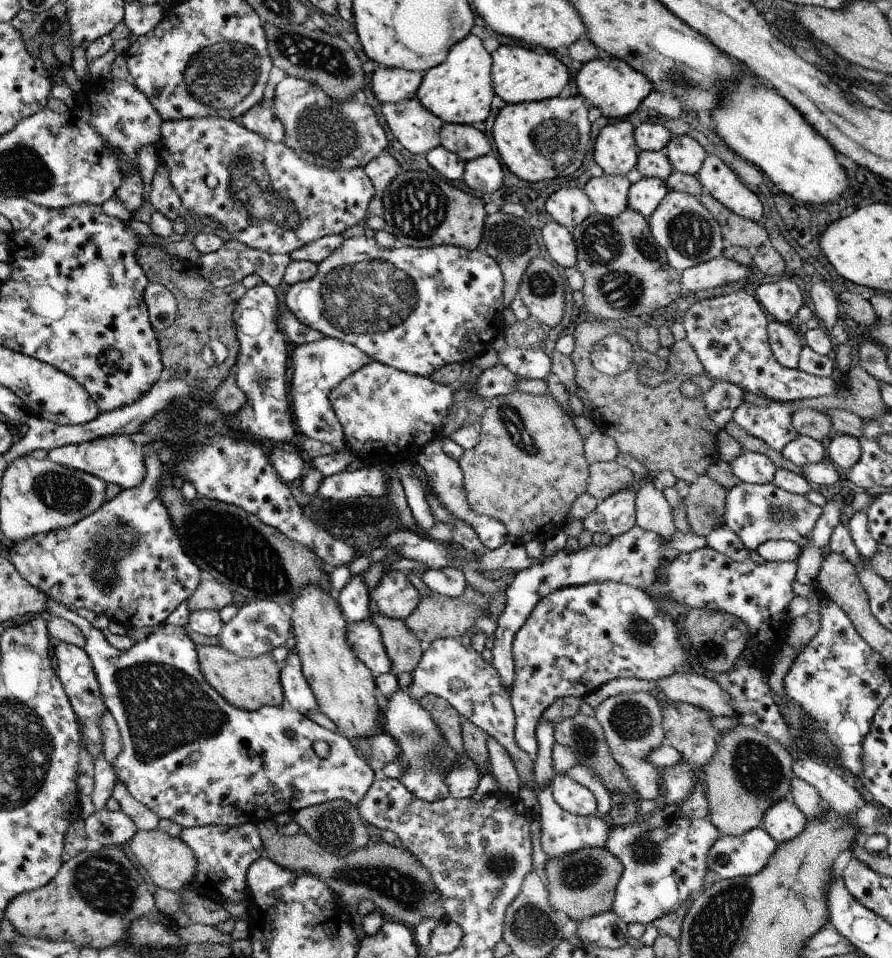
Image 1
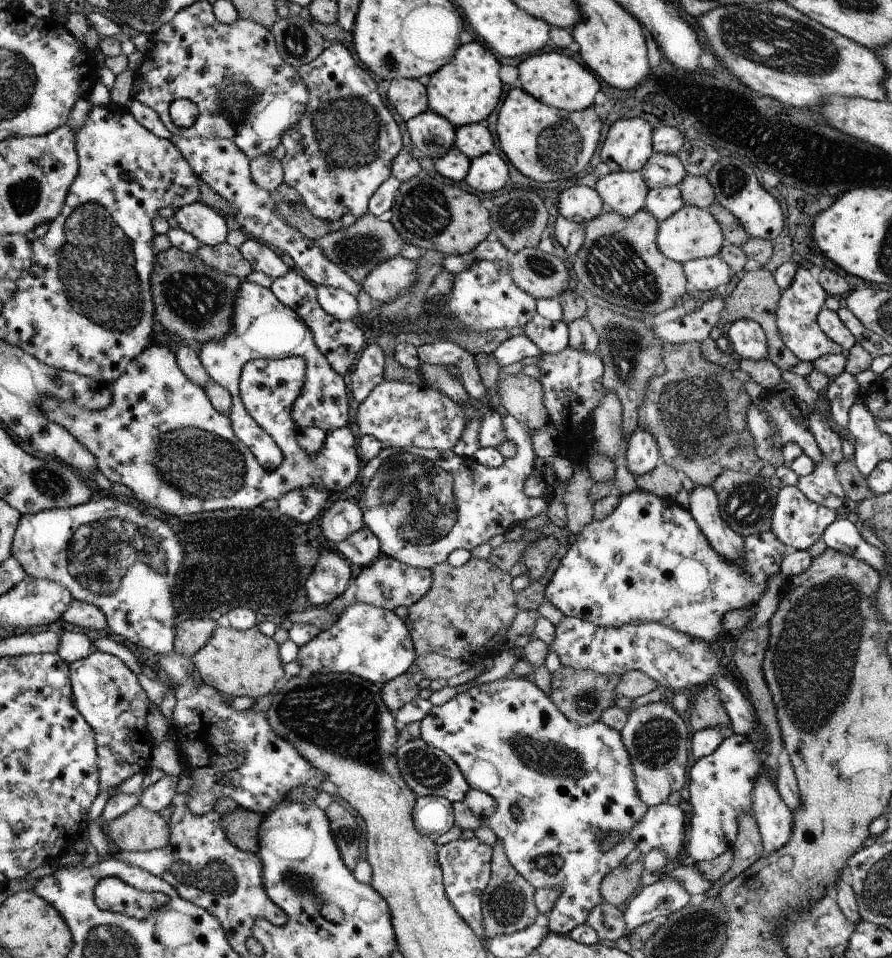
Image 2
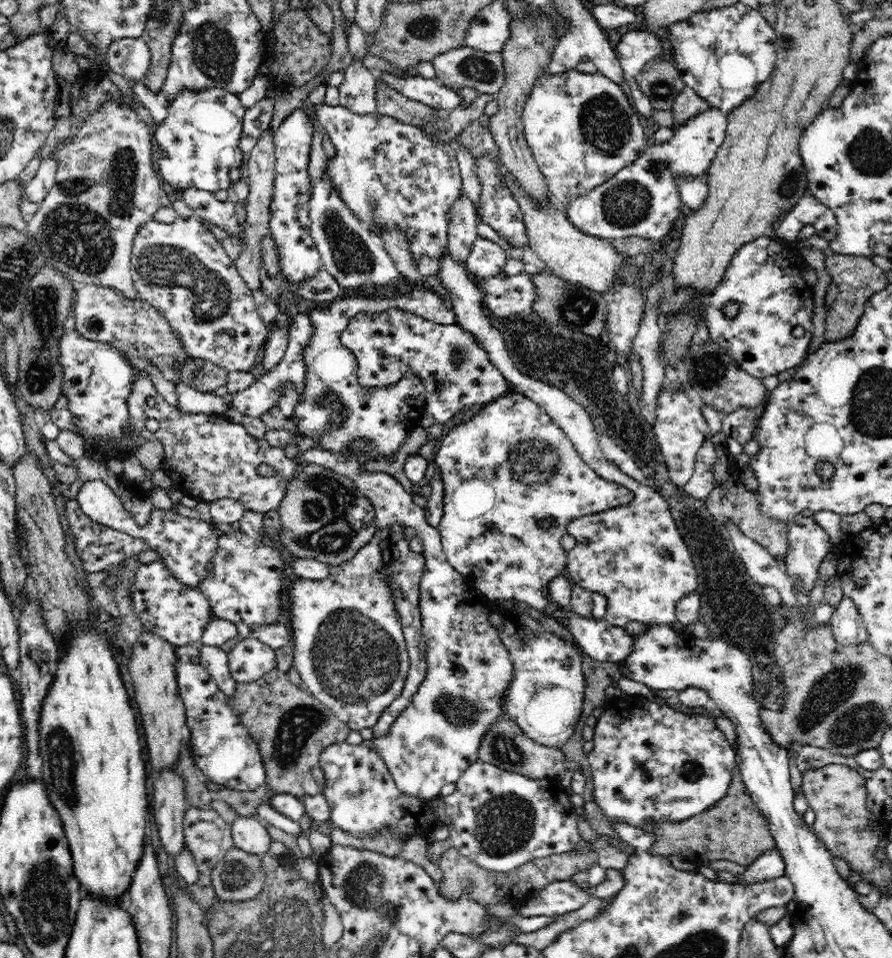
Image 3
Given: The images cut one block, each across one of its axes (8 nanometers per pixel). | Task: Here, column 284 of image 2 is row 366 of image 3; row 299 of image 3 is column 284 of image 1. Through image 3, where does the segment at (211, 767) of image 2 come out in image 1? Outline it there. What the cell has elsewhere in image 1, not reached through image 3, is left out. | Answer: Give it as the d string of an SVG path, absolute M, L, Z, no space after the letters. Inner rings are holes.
M46 596L46 598L48 598L47 614L50 614L51 617L61 617L68 620L74 626L80 628L80 631L85 636L86 647L83 650L88 652L88 656L93 662L93 670L97 674L106 708L115 719L121 737L121 752L111 764L117 780L124 784L127 792L135 800L138 800L143 806L154 812L160 819L170 820L178 824L182 829L211 824L240 827L250 822L257 826L262 822L273 821L279 813L288 814L293 818L300 810L337 799L354 802L354 805L357 805L362 802L373 785L376 779L376 771L358 754L345 736L327 730L292 708L284 710L281 707L266 706L256 711L246 711L241 710L240 707L234 707L226 698L218 694L205 680L204 672L201 670L200 656L196 652L195 644L187 634L186 627L163 624L156 632L152 632L147 639L134 643L128 651L120 651L108 643L104 630L96 629L88 620L81 618L76 610L68 609L64 604L50 599L49 596ZM316 741L325 741L330 747L330 752L328 752L326 758L316 756L314 751L314 743Z

